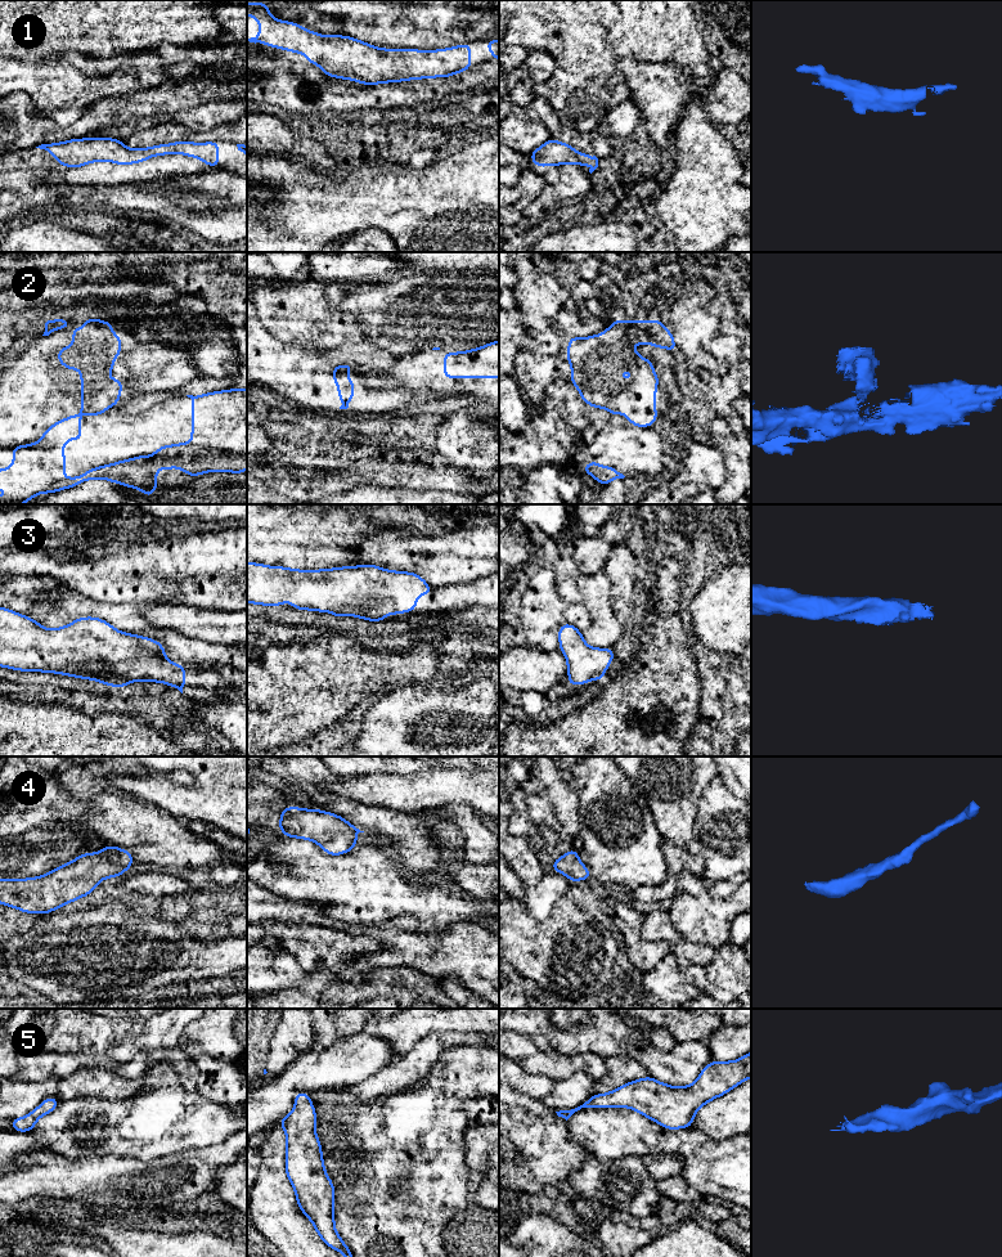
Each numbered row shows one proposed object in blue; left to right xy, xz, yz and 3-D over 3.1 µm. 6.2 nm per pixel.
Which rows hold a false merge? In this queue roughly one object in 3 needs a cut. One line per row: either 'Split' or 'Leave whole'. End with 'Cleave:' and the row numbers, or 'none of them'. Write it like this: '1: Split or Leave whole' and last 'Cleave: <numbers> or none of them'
1: Leave whole
2: Split
3: Leave whole
4: Leave whole
5: Leave whole
Cleave: 2

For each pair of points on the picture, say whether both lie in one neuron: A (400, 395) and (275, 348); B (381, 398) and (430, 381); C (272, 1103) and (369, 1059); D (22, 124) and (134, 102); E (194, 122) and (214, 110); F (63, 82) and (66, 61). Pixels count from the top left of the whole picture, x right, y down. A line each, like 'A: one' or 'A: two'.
A: one
B: two
C: one
D: one
E: one
F: two

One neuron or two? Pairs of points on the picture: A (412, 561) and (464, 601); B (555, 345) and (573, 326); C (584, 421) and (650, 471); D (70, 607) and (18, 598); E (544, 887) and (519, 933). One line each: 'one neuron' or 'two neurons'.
A: two neurons
B: two neurons
C: two neurons
D: one neuron
E: two neurons

